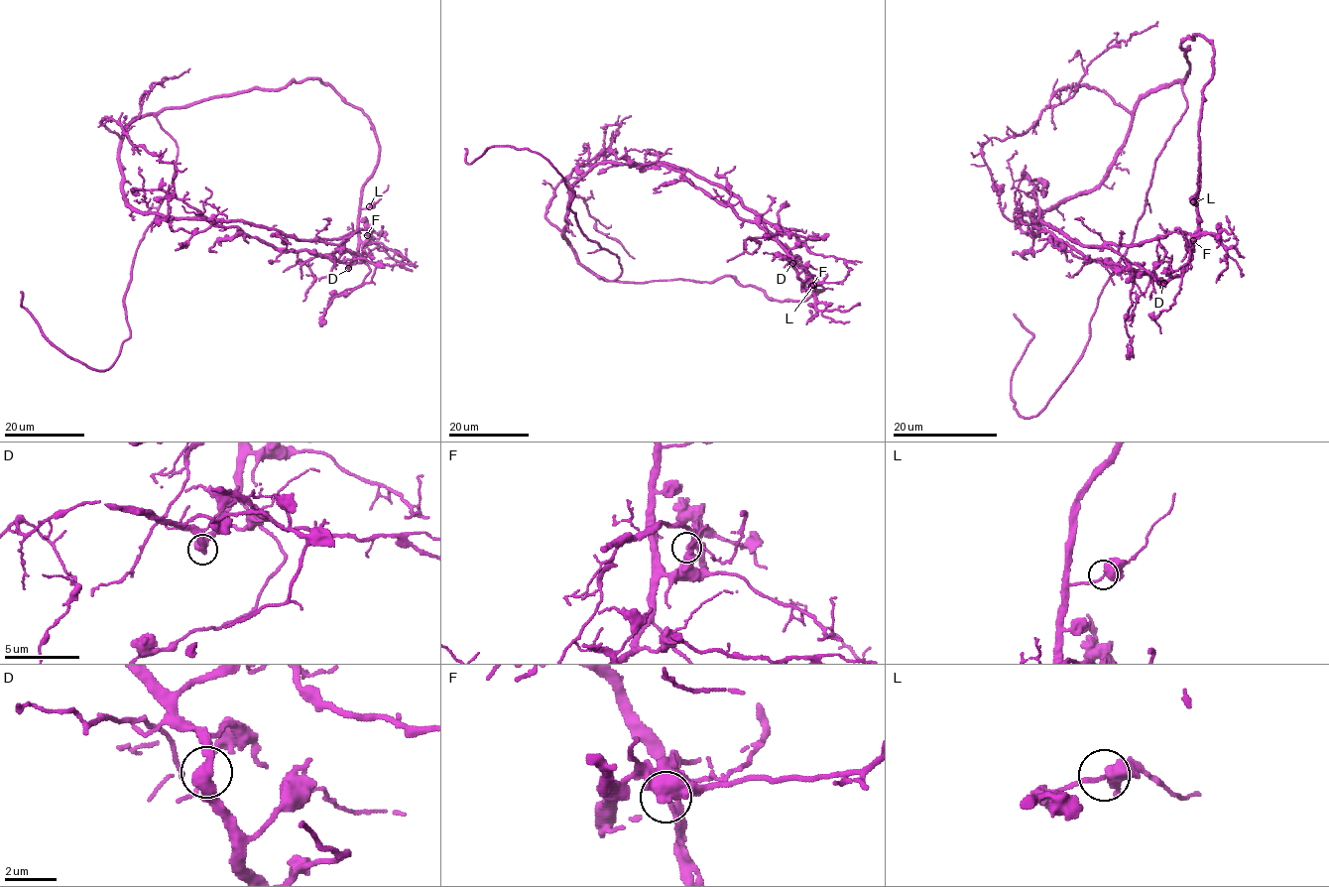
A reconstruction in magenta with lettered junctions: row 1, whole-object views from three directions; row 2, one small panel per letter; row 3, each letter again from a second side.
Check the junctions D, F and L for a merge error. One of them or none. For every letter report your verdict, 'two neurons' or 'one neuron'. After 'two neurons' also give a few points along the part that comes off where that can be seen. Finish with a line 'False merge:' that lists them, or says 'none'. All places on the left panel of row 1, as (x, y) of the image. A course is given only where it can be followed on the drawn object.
D: one neuron
F: one neuron
L: one neuron
False merge: none

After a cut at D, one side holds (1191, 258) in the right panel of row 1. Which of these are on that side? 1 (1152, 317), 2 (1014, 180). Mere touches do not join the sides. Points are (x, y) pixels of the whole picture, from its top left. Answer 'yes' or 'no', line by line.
1: yes
2: yes

